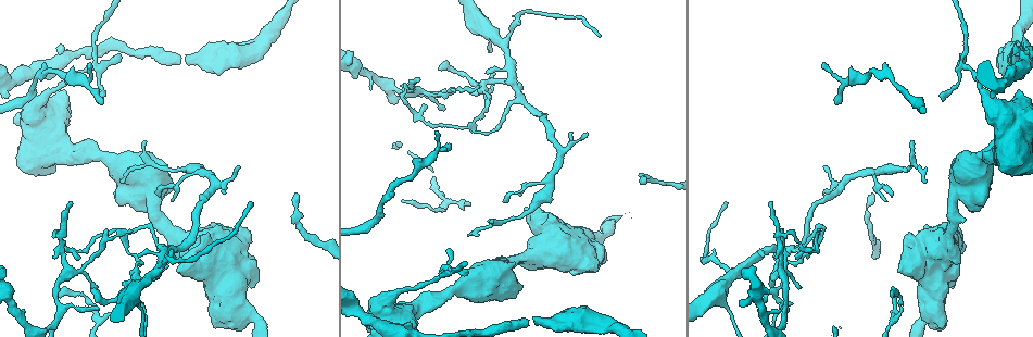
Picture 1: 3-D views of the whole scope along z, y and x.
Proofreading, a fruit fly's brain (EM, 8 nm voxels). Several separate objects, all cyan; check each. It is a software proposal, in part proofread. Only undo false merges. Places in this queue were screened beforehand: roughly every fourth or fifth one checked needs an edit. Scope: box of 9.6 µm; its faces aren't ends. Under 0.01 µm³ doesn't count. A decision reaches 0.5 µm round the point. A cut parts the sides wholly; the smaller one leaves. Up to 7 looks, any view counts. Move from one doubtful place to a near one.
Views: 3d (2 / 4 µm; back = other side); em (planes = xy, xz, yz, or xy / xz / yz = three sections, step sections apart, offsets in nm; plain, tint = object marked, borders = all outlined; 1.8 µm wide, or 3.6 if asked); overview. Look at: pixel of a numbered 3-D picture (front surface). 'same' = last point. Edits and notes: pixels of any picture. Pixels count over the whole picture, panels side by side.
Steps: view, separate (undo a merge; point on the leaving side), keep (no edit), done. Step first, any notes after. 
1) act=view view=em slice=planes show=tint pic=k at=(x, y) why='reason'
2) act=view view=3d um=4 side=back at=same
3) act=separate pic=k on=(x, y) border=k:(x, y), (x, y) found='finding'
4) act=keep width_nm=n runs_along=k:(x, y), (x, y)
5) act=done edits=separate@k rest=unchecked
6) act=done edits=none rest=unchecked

act=view view=3d um=4 pic=1 at=(59, 236) why='sharp bend'

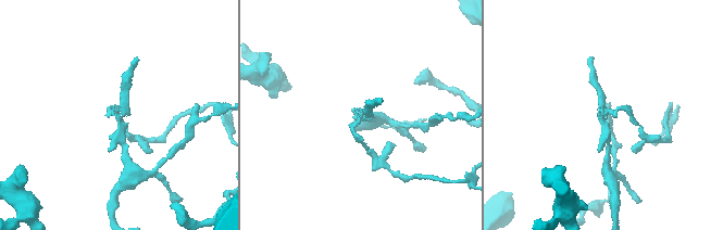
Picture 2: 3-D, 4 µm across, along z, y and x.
act=view view=em slice=planes show=borders pic=2 at=(115, 112) why='need the tissue'

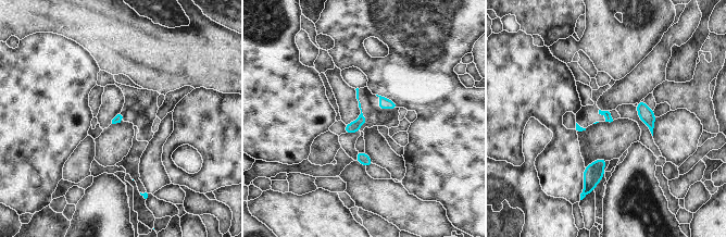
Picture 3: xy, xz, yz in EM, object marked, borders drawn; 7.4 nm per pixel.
act=separate pic=3 on=(589, 185) width_nm=60 found='a second neuron is stuck on'

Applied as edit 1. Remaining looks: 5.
act=view view=em slice=xy step=16 show=plain pic=1 at=(99, 323) why='branch point'

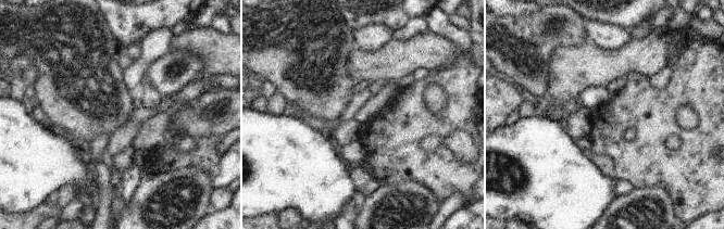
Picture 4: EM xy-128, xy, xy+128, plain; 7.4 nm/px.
act=view view=em slice=xy step=16 show=borders at=same

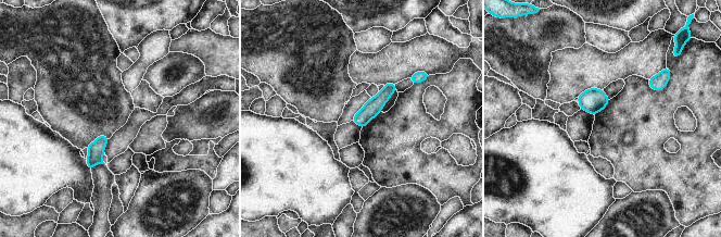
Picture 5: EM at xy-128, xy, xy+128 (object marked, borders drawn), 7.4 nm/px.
act=keep width_nm=70 runs_along=5:(392, 86), (361, 119), (355, 119) found='continuous, no second neuron'

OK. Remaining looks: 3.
act=view view=overview why='redraw'

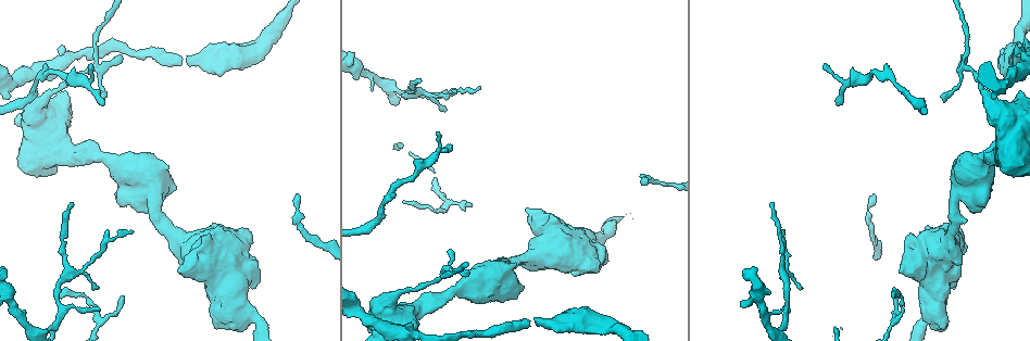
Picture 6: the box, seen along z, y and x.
act=view view=3d um=4 pic=6 at=(98, 68)

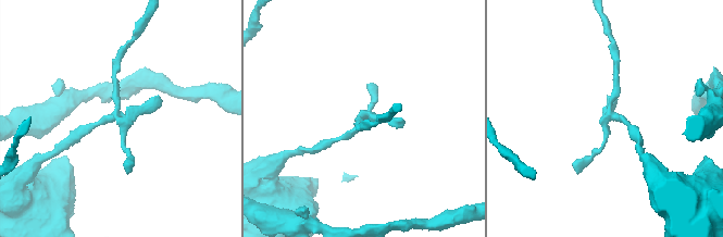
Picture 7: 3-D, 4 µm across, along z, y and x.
act=view view=em slice=planes show=tint pic=7 at=(610, 114)

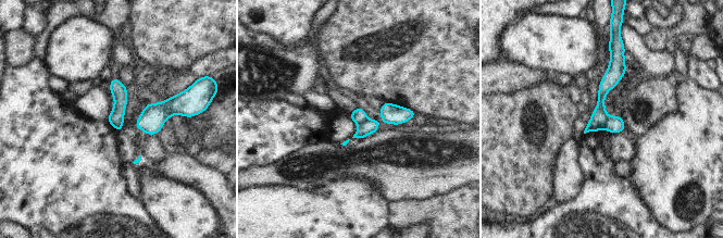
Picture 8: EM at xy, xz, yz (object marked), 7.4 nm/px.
act=separate pic=8 on=(599, 117) width_nm=110 border=8:(609, 117), (605, 127) found='two neurons meet here'

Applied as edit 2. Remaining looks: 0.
act=done edits=separate@3,separate@8 rest=unchecked

